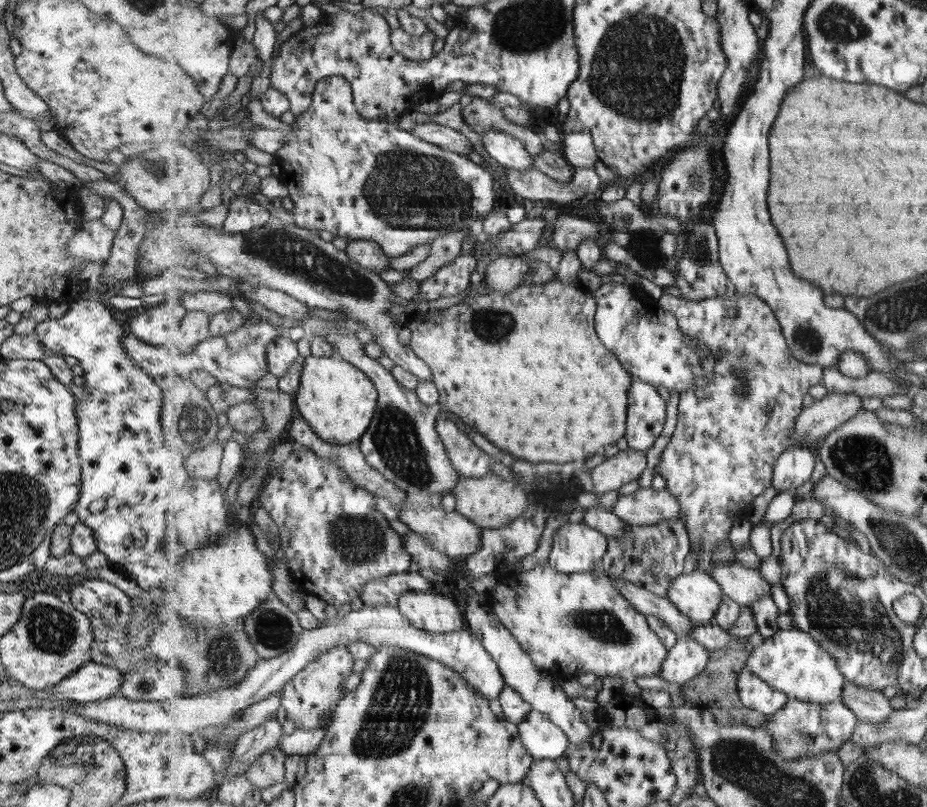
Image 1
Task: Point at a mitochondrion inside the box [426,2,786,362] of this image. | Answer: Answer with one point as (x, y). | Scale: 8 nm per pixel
(638, 70)

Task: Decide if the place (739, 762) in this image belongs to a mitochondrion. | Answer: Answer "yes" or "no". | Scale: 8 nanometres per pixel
yes

